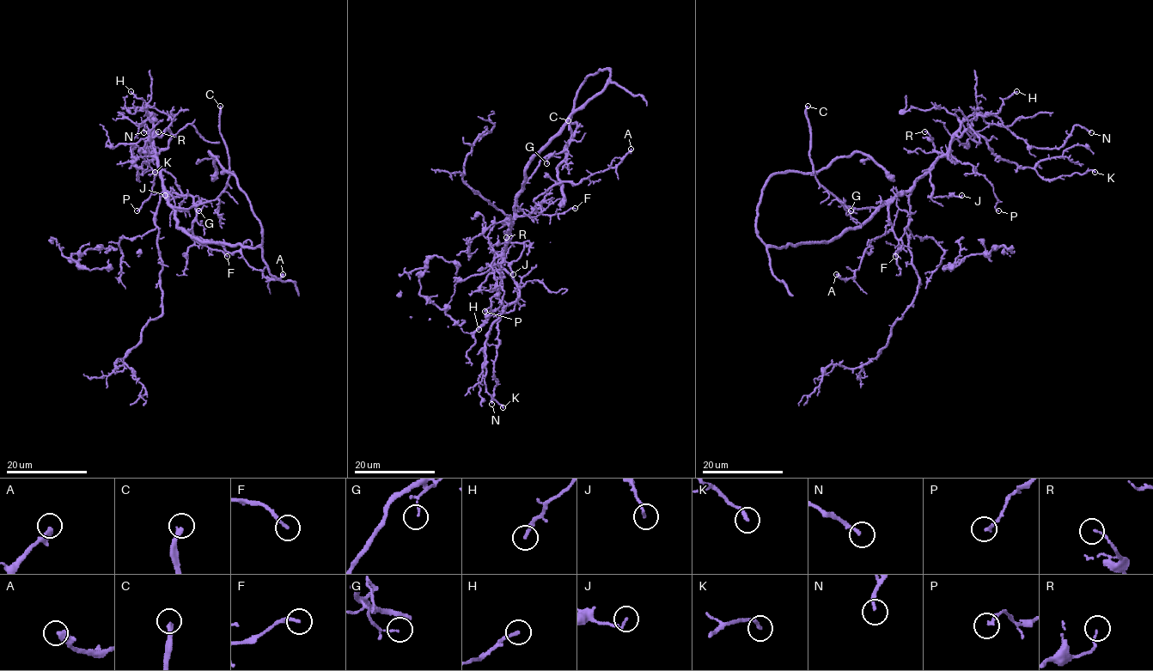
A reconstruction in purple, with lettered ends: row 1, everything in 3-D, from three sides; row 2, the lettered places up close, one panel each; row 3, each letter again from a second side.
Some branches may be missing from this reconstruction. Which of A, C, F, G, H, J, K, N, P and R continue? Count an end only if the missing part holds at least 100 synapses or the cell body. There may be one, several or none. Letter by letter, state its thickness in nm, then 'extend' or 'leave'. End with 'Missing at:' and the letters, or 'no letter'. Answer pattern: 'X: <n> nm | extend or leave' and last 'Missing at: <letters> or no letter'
A: 400 nm | leave
C: 260 nm | extend
F: 200 nm | leave
G: 70 nm | leave
H: 190 nm | leave
J: 130 nm | leave
K: 180 nm | leave
N: 190 nm | leave
P: 190 nm | leave
R: 130 nm | leave
Missing at: C

